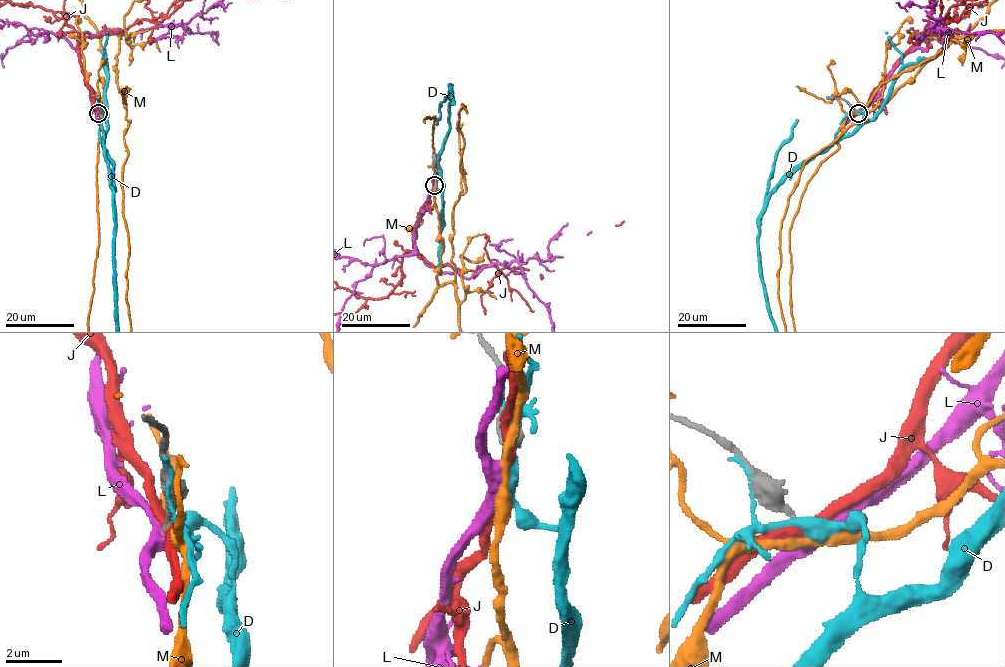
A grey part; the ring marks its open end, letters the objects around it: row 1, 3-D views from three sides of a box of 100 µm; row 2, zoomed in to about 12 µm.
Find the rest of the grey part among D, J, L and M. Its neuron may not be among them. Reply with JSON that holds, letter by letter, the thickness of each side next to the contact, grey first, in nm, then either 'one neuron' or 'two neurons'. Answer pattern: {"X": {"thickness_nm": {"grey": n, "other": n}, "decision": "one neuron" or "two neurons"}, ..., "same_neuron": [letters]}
{"D": {"thickness_nm": {"grey": 240, "other": 420}, "decision": "two neurons"}, "J": {"thickness_nm": {"grey": 200, "other": 380}, "decision": "two neurons"}, "L": {"thickness_nm": {"grey": 190, "other": 480}, "decision": "two neurons"}, "M": {"thickness_nm": {"grey": 190, "other": 340}, "decision": "two neurons"}, "same_neuron": []}

